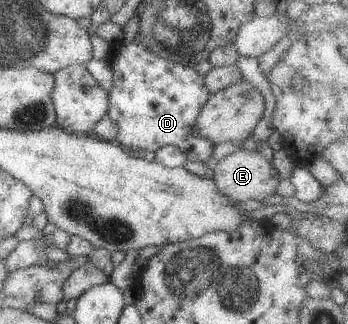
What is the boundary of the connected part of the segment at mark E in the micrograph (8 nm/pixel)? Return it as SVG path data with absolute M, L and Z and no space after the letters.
M236 150L233 154L228 154L226 158L213 163L216 189L220 195L225 195L234 201L247 201L249 199L262 201L274 195L276 188L281 182L279 172L273 167L272 162L262 156L260 151Z

